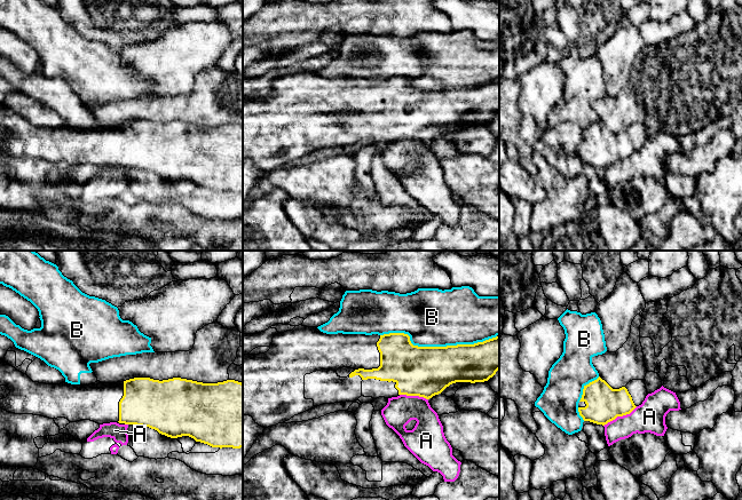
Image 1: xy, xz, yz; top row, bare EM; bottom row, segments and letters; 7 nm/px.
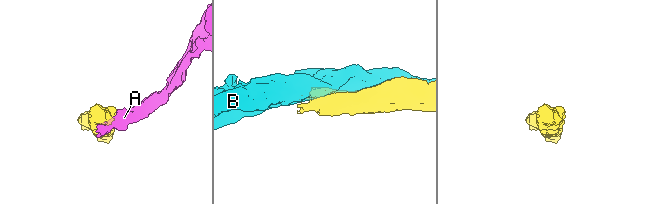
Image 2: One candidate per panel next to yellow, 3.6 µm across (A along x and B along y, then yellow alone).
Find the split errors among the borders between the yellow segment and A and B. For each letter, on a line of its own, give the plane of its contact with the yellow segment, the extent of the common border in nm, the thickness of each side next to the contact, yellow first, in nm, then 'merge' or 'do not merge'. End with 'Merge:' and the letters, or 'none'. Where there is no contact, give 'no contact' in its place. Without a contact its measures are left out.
A: meets yellow in yz; contact 280 nm long; 260 nm thick on the yellow side, 220 nm on the other; do not merge
B: meets yellow in xz; contact 800 nm long; 360 nm thick on the yellow side, 420 nm on the other; do not merge
Merge: none

